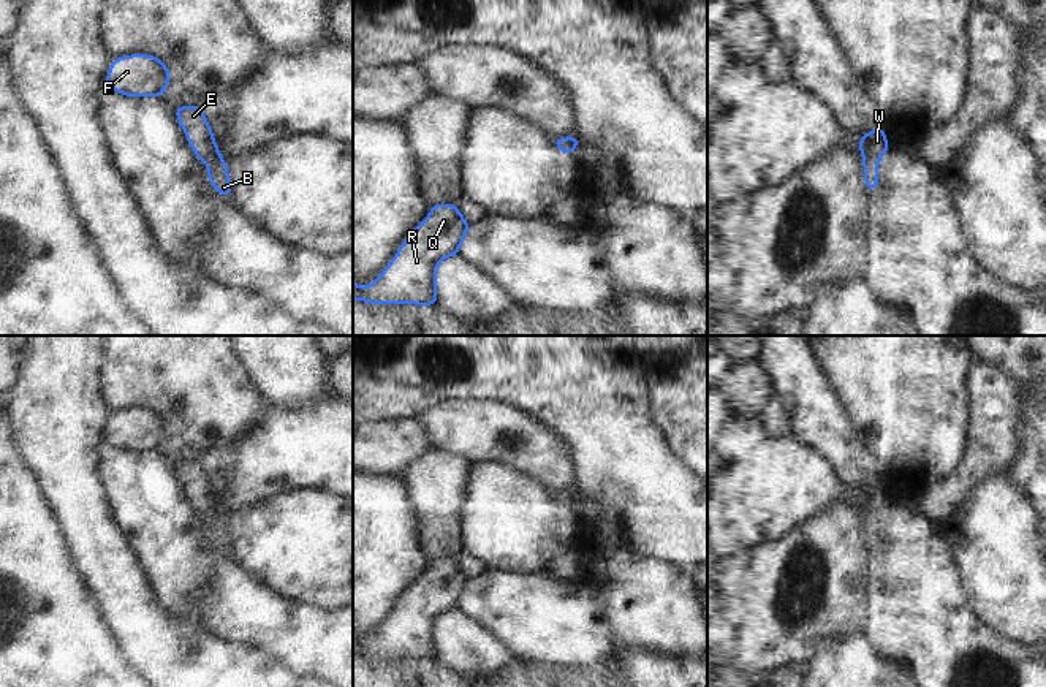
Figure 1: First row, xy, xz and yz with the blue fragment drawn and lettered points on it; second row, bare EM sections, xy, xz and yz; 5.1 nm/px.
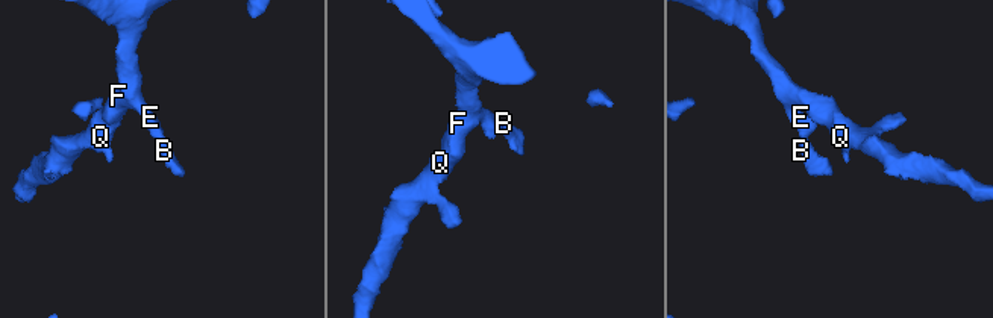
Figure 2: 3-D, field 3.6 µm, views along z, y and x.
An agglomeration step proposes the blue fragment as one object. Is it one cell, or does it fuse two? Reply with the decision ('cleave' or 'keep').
keep

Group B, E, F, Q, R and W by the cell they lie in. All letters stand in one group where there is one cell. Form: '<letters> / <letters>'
B E F Q R W

